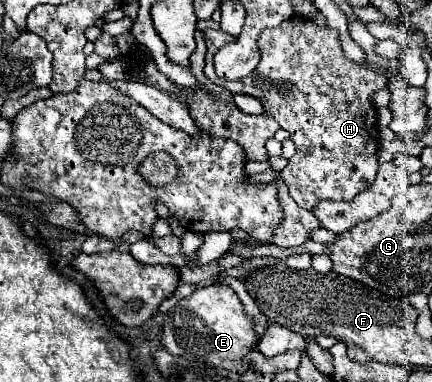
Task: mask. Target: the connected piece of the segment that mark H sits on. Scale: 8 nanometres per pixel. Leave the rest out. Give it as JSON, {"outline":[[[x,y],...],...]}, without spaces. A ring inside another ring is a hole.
{"outline":[[[293,16],[285,20],[277,28],[269,28],[259,34],[259,48],[261,48],[261,68],[253,70],[249,76],[237,82],[227,82],[217,76],[213,66],[215,52],[235,40],[233,36],[225,34],[223,30],[205,30],[207,42],[207,56],[205,56],[205,74],[215,84],[241,94],[257,96],[263,104],[265,112],[277,120],[277,124],[291,134],[291,140],[297,144],[297,154],[289,160],[289,164],[281,170],[281,176],[289,188],[289,196],[305,210],[313,210],[321,200],[335,200],[335,202],[349,202],[359,192],[367,190],[375,182],[375,174],[379,168],[379,122],[377,122],[377,108],[371,102],[373,92],[387,86],[387,78],[365,64],[357,64],[347,60],[339,32],[329,26],[319,26],[313,20]]]}

